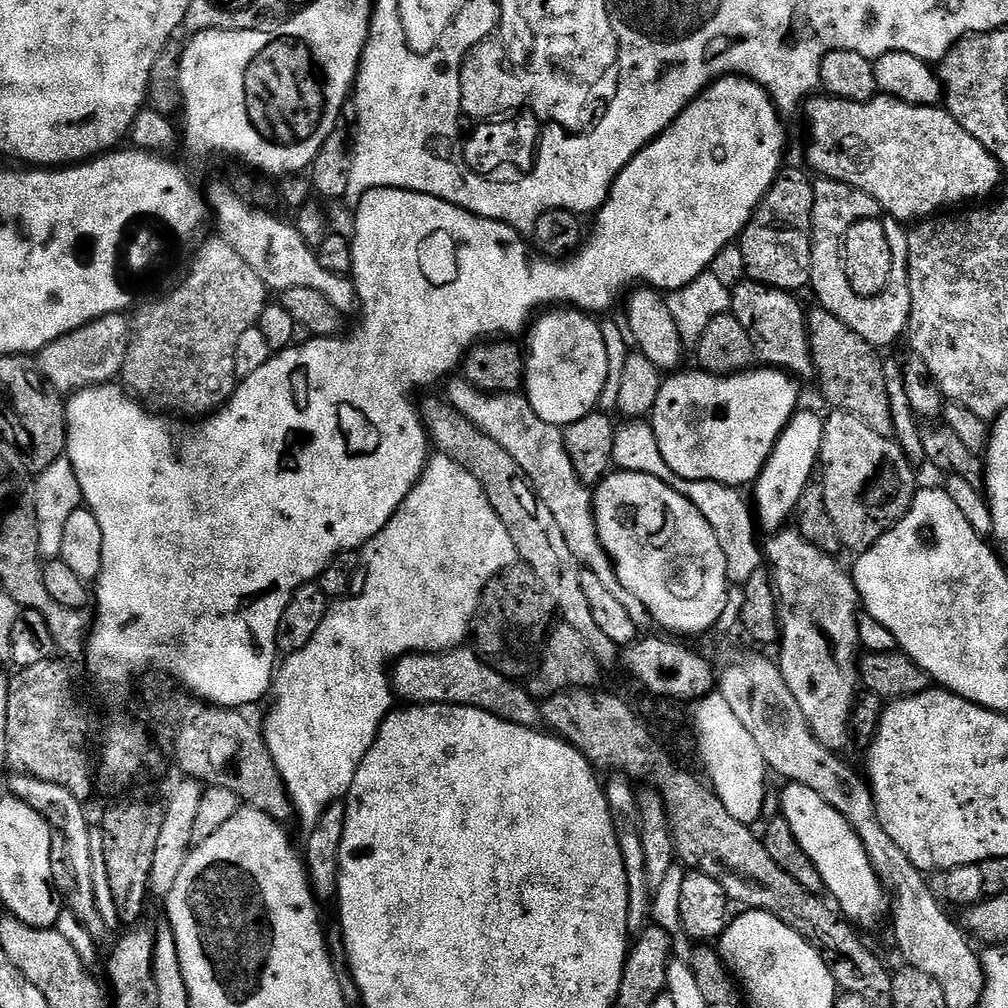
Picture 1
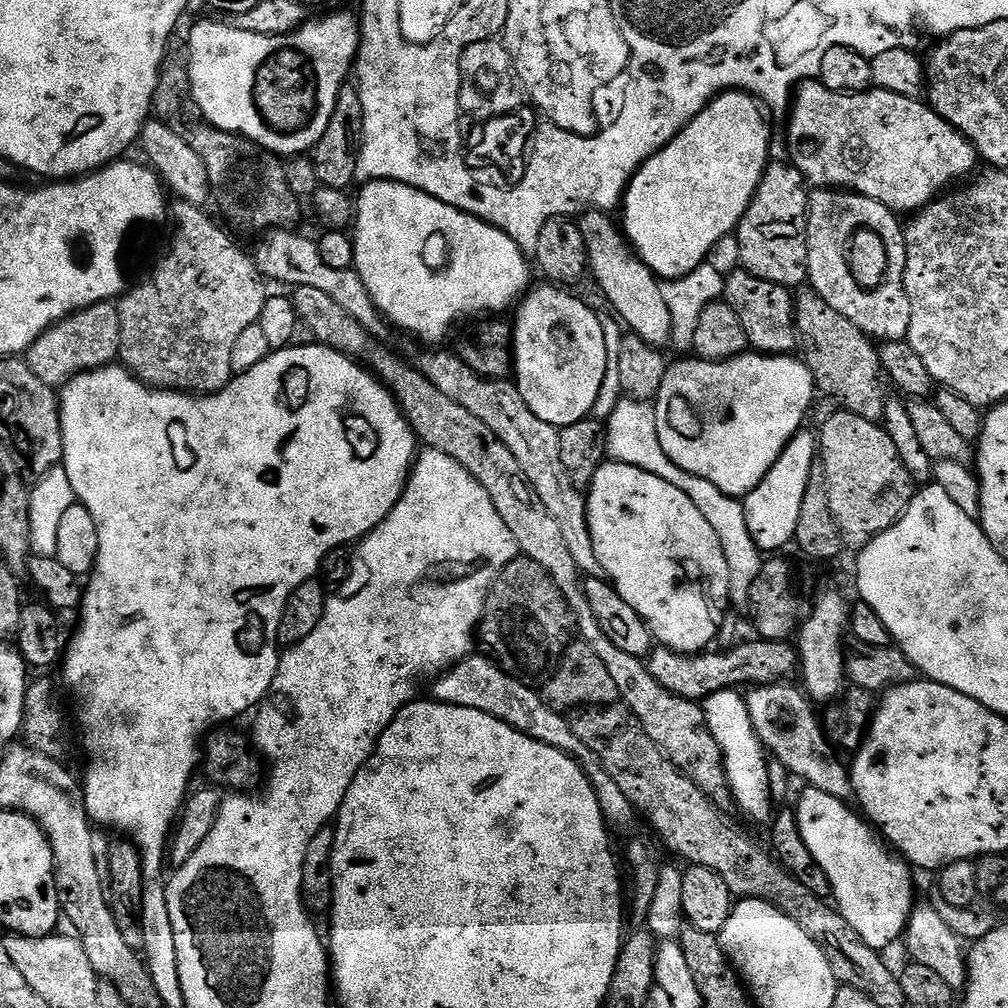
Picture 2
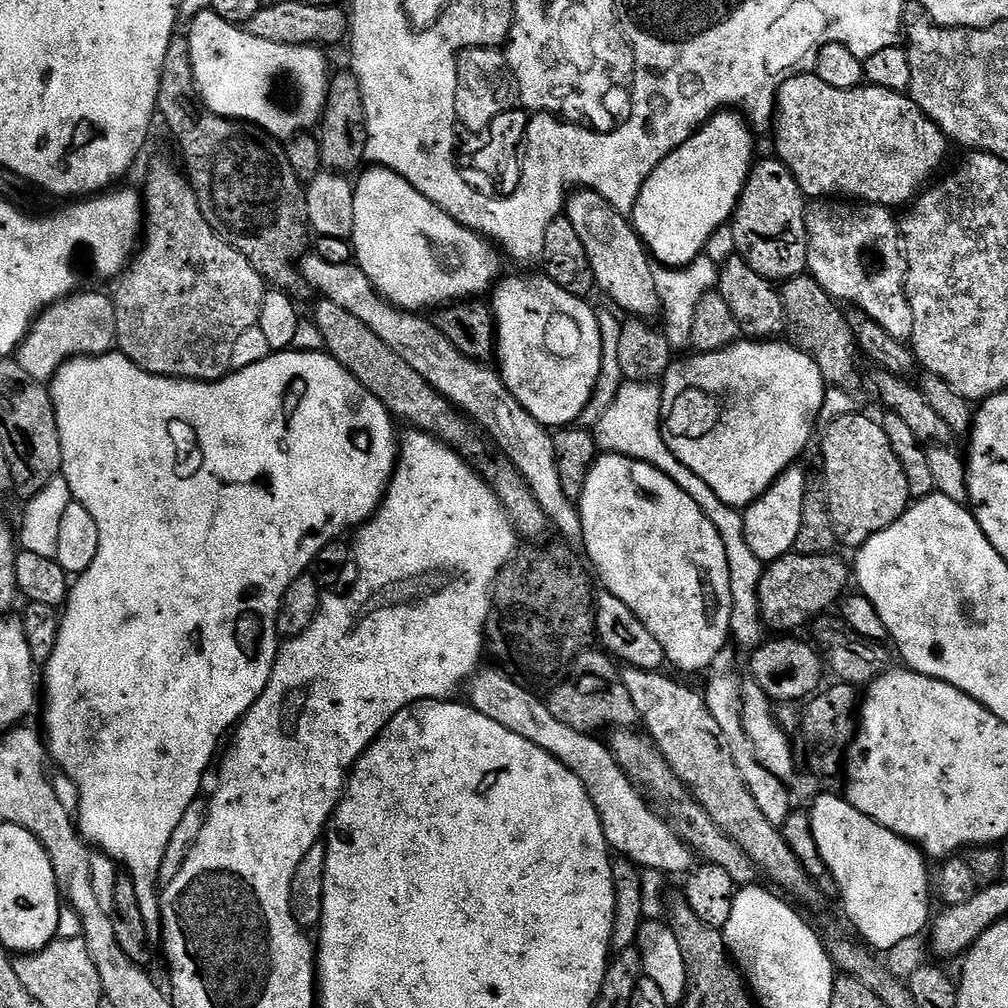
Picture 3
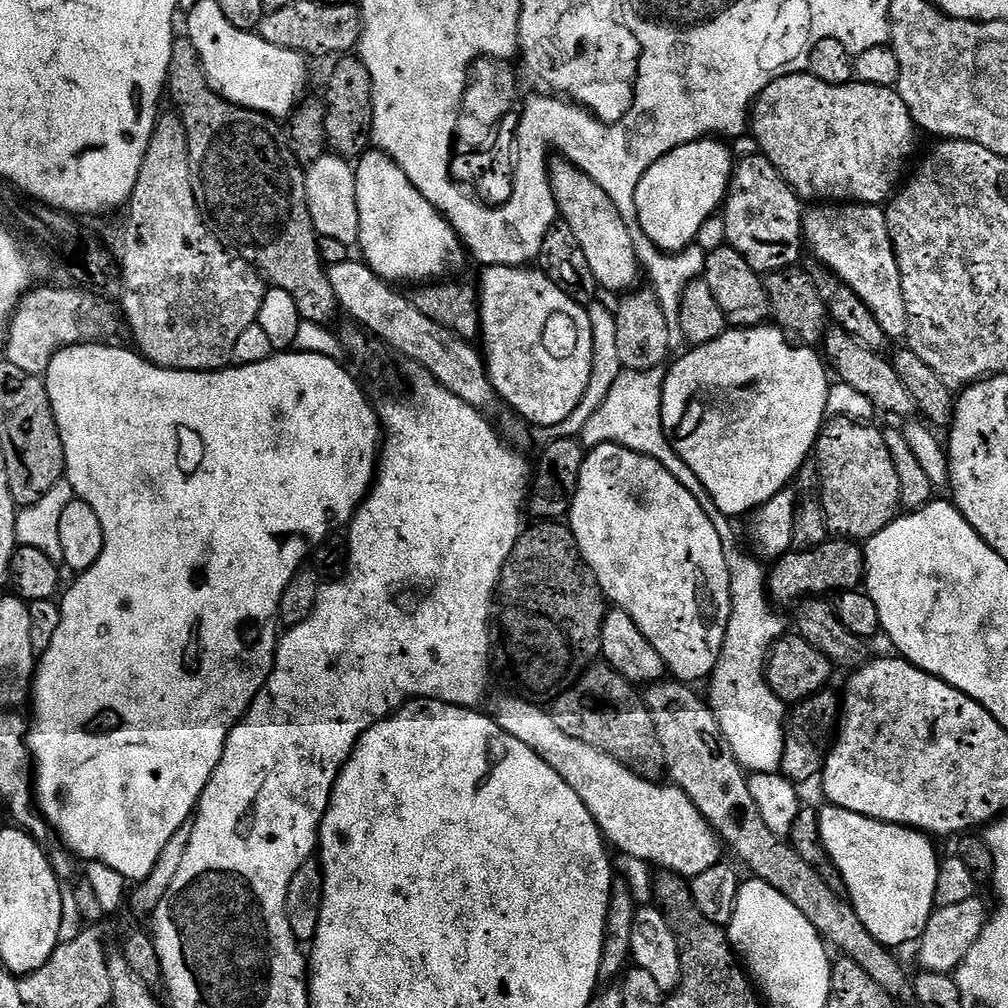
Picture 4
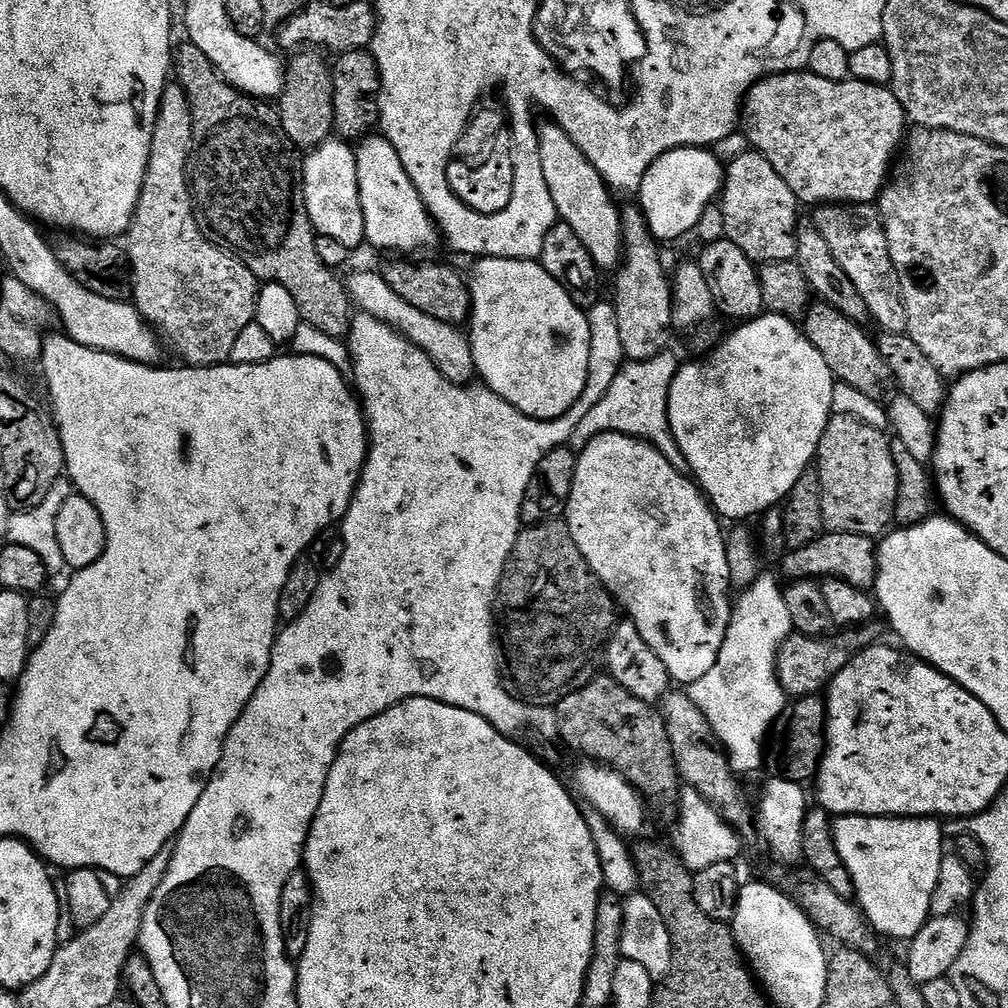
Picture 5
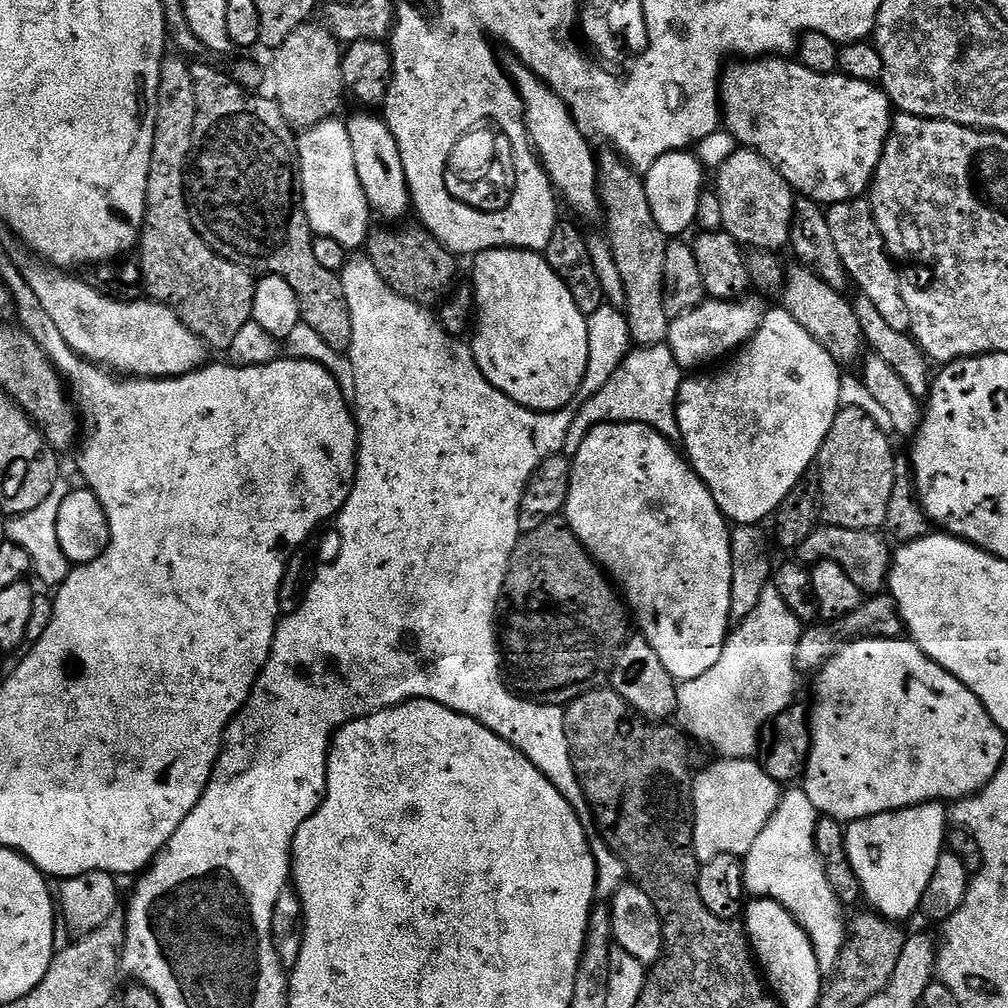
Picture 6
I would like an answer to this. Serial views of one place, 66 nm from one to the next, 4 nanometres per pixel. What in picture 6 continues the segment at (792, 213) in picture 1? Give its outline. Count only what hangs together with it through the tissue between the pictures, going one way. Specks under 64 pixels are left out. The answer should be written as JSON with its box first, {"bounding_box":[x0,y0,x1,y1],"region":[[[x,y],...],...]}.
{"bounding_box":[714,147,797,253],"region":[[[737,147],[730,159],[715,173],[714,191],[722,202],[723,231],[728,232],[745,249],[779,253],[789,247],[792,208],[797,197],[792,187],[762,158],[762,154]]]}

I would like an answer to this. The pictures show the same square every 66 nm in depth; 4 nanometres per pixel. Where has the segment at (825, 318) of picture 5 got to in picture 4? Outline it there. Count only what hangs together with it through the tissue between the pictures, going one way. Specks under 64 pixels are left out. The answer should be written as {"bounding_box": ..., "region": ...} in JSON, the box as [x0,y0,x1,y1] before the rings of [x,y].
{"bounding_box":[822,326,917,418],"region":[[[835,326],[829,327],[825,331],[822,352],[830,365],[831,371],[835,375],[836,372],[840,375],[841,382],[849,384],[858,395],[865,396],[878,411],[889,412],[892,416],[908,416],[904,418],[912,418],[917,415],[914,398],[910,398],[905,384],[899,380],[898,374],[894,374],[891,359],[862,346],[862,342],[850,338],[850,334],[846,334],[846,330]]]}

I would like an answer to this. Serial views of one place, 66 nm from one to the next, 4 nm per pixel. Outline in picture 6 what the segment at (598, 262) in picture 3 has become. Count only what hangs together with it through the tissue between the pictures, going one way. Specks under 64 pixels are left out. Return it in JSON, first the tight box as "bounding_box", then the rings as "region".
{"bounding_box":[506,58,602,220],"region":[[[512,58],[506,64],[506,75],[512,81],[524,107],[524,121],[528,131],[528,140],[550,178],[552,187],[559,199],[564,200],[584,220],[600,220],[602,205],[600,203],[600,173],[598,156],[588,145],[589,137],[578,126],[572,117],[572,111],[545,80],[531,72],[519,59]]]}

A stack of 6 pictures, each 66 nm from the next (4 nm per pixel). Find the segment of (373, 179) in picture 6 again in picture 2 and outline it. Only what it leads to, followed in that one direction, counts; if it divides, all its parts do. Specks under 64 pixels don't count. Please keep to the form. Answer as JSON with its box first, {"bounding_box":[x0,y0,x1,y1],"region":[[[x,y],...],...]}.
{"bounding_box":[352,180,530,346],"region":[[[369,180],[361,188],[364,189],[361,190],[360,197],[355,197],[354,200],[354,229],[356,228],[356,232],[354,231],[352,236],[354,258],[356,259],[354,271],[362,278],[374,306],[380,309],[384,319],[388,321],[393,329],[401,328],[404,332],[413,332],[418,339],[425,340],[428,343],[425,345],[440,346],[443,345],[440,343],[447,338],[452,324],[458,323],[459,320],[468,322],[473,318],[483,317],[485,314],[503,313],[500,312],[503,308],[510,307],[509,309],[511,309],[525,295],[526,289],[529,287],[528,262],[530,266],[530,260],[526,253],[514,242],[514,238],[510,238],[510,234],[506,234],[495,228],[493,224],[487,224],[486,221],[466,214],[454,206],[446,206],[446,202],[438,202],[438,198],[434,198],[425,192],[419,192],[414,186],[406,186],[402,182]]]}

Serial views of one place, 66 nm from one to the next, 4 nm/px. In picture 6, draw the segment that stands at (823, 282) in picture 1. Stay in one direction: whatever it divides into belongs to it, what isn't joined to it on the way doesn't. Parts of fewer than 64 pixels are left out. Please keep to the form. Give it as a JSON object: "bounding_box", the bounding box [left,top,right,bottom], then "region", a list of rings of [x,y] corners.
{"bounding_box":[827,198,911,333],"region":[[[864,198],[847,200],[841,204],[831,205],[827,213],[830,234],[834,237],[838,254],[846,266],[851,283],[855,287],[856,284],[860,287],[859,295],[870,298],[870,302],[874,302],[874,306],[882,313],[882,318],[892,329],[911,333],[908,296],[900,289],[900,276],[895,268],[897,265],[893,257],[888,255],[888,249],[884,247],[878,222],[874,222],[871,203]]]}

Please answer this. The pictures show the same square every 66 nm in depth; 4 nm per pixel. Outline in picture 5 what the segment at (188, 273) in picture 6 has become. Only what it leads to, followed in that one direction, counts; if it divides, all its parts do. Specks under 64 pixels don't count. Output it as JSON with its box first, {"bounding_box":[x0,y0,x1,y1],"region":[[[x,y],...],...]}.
{"bounding_box":[126,82,262,368],"region":[[[168,82],[164,85],[164,93],[160,99],[160,109],[158,110],[158,118],[154,126],[154,138],[150,142],[150,158],[148,159],[148,169],[146,170],[146,178],[142,182],[142,190],[138,198],[138,206],[134,210],[134,218],[132,225],[128,227],[126,233],[126,251],[128,261],[132,267],[130,277],[130,300],[131,303],[140,312],[140,317],[151,324],[157,333],[163,334],[172,343],[172,348],[181,356],[183,363],[188,366],[198,368],[211,368],[213,364],[223,364],[230,361],[230,350],[234,350],[234,341],[237,340],[238,334],[242,334],[242,330],[246,330],[246,326],[250,326],[256,319],[256,299],[262,287],[261,281],[256,279],[248,267],[243,264],[231,252],[220,247],[219,244],[213,244],[211,240],[202,234],[202,230],[196,221],[196,215],[192,209],[192,189],[188,183],[188,157],[192,154],[192,135],[194,134],[194,126],[192,125],[192,115],[190,114],[190,102],[186,98],[186,90],[182,90],[182,86],[175,82]]]}

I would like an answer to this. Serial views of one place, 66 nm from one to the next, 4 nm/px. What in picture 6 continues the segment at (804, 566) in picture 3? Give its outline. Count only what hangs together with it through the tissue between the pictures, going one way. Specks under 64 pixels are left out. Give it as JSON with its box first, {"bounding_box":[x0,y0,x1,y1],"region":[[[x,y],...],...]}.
{"bounding_box":[794,523,894,597],"region":[[[821,523],[812,531],[810,538],[806,538],[806,542],[802,542],[802,546],[795,549],[794,556],[805,566],[818,564],[821,560],[838,562],[838,566],[842,566],[842,570],[850,574],[850,582],[854,582],[854,586],[858,586],[858,590],[865,597],[879,596],[888,587],[888,572],[892,568],[894,555],[893,549],[888,549],[889,541],[880,535],[876,530],[846,530],[842,526]]]}

